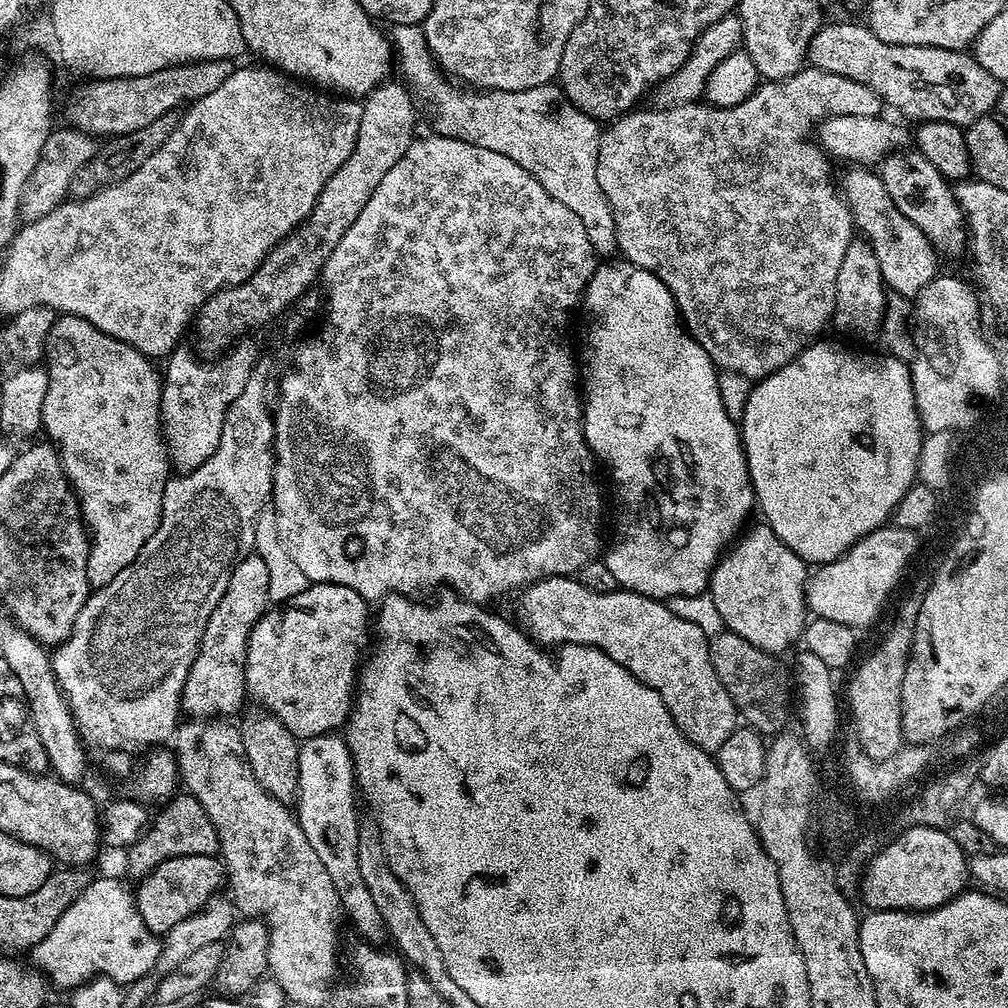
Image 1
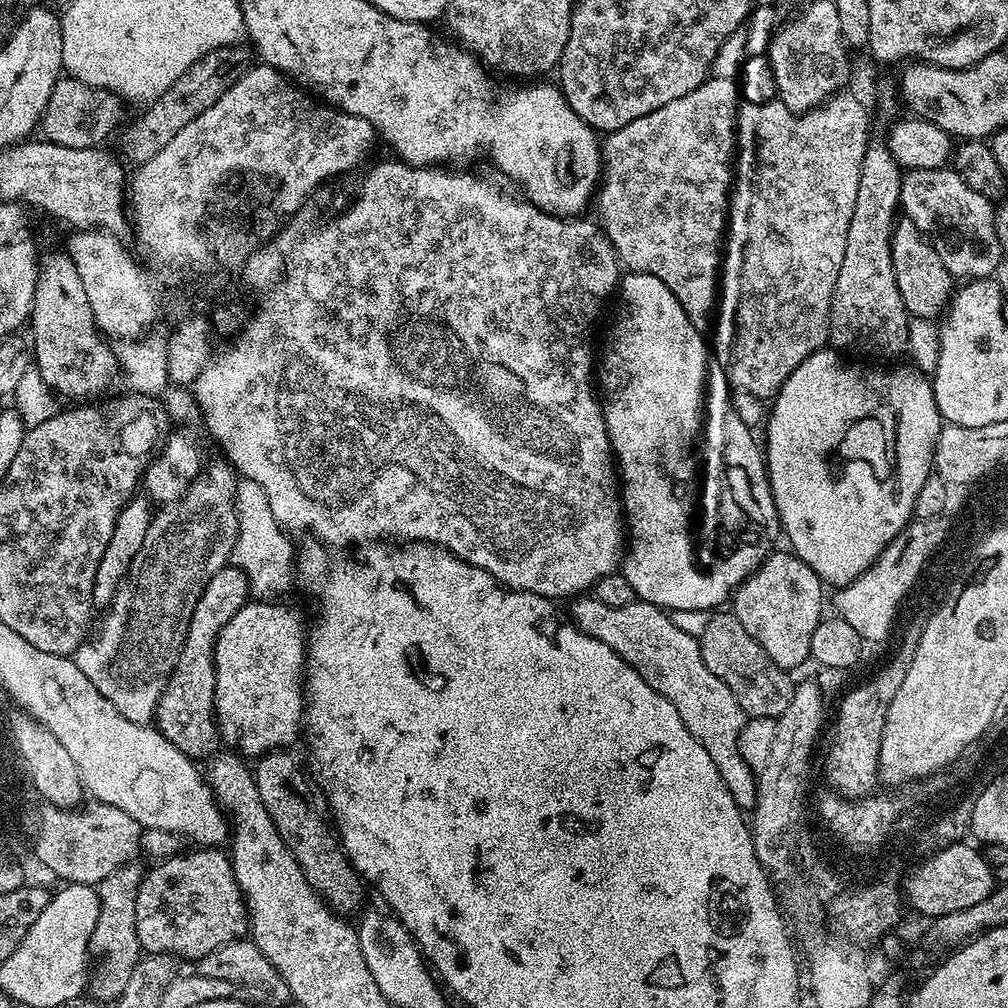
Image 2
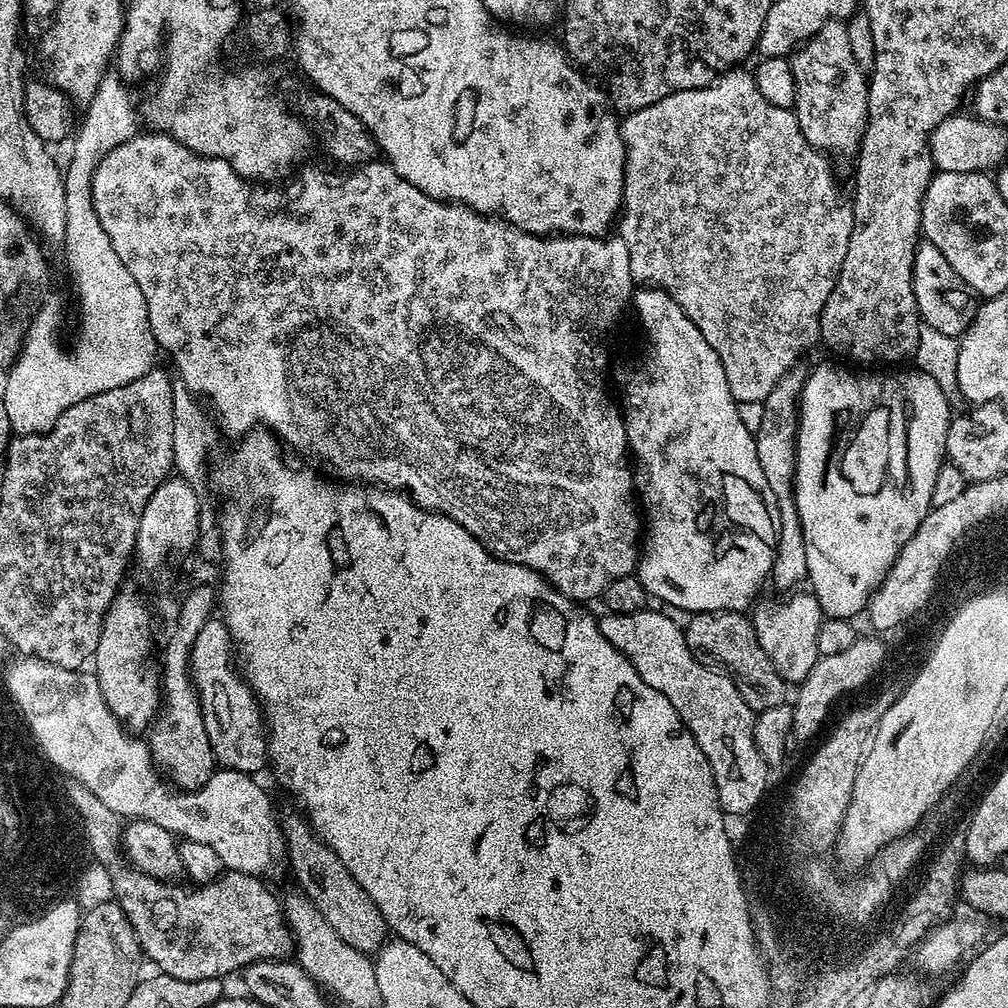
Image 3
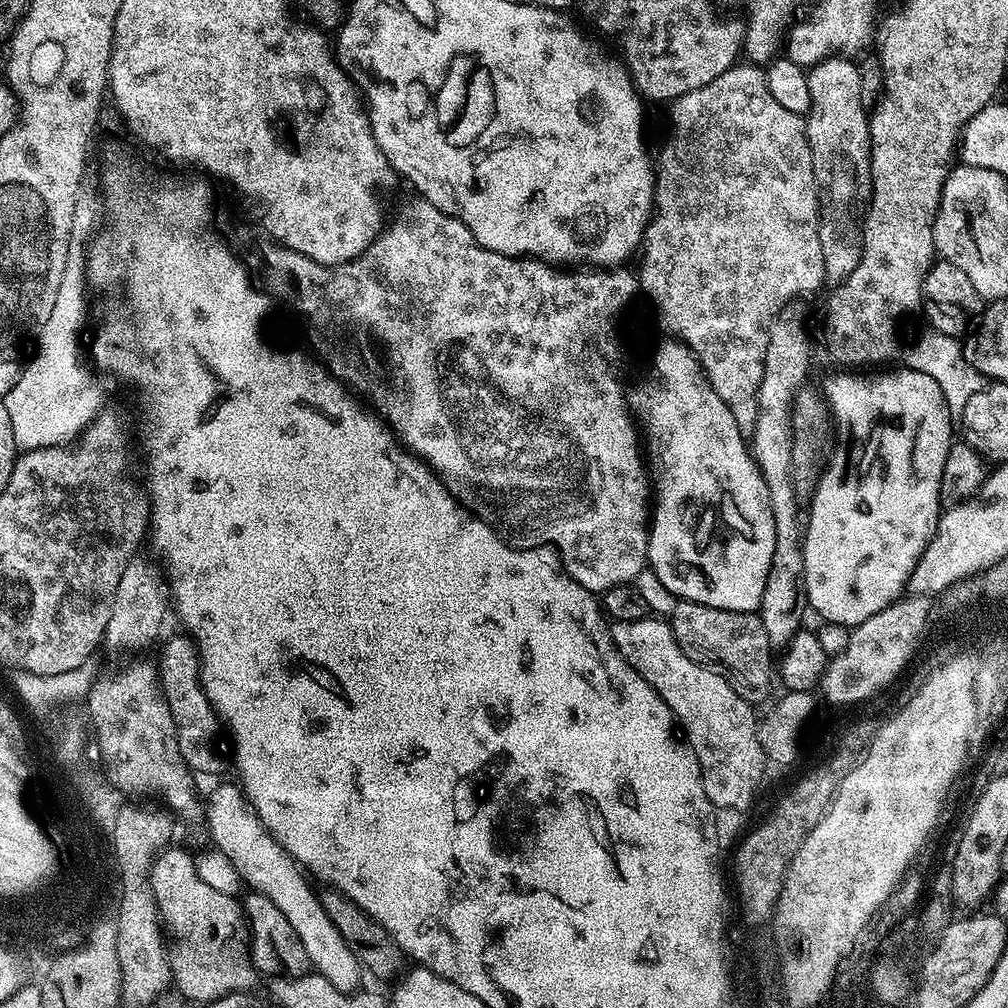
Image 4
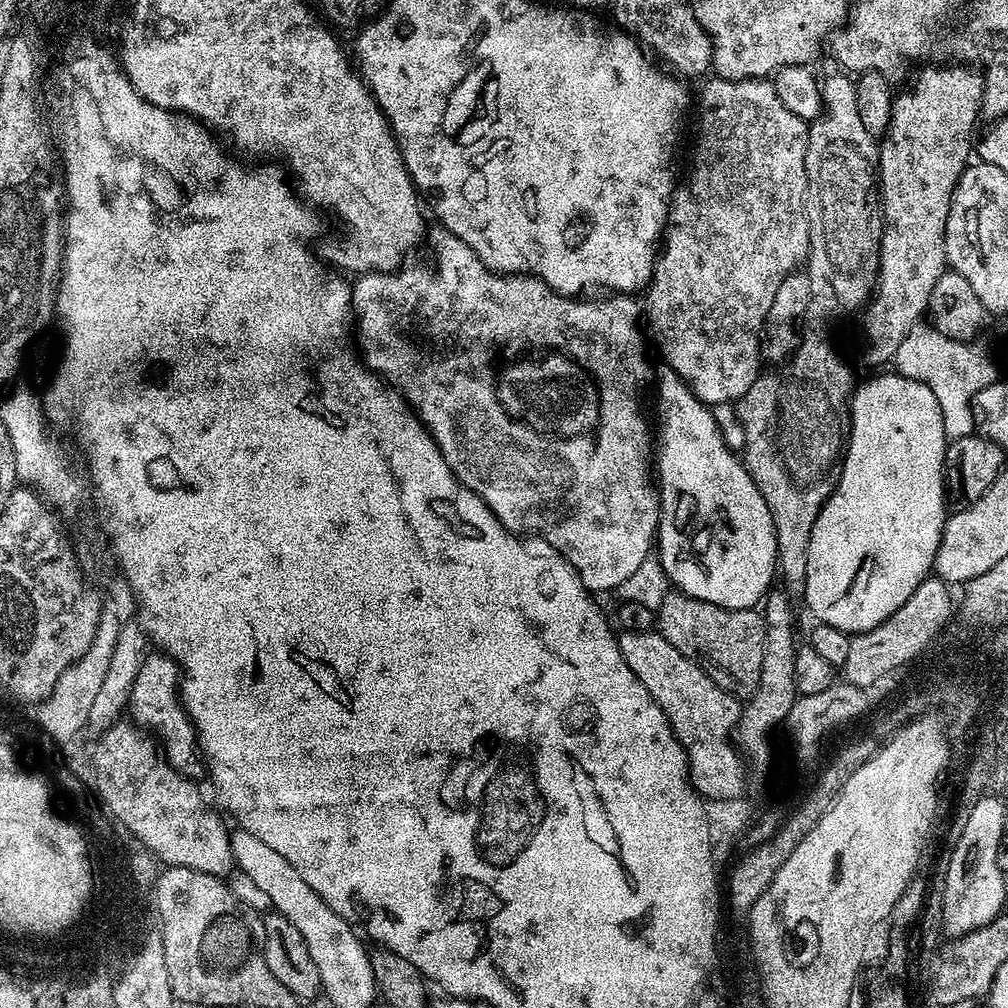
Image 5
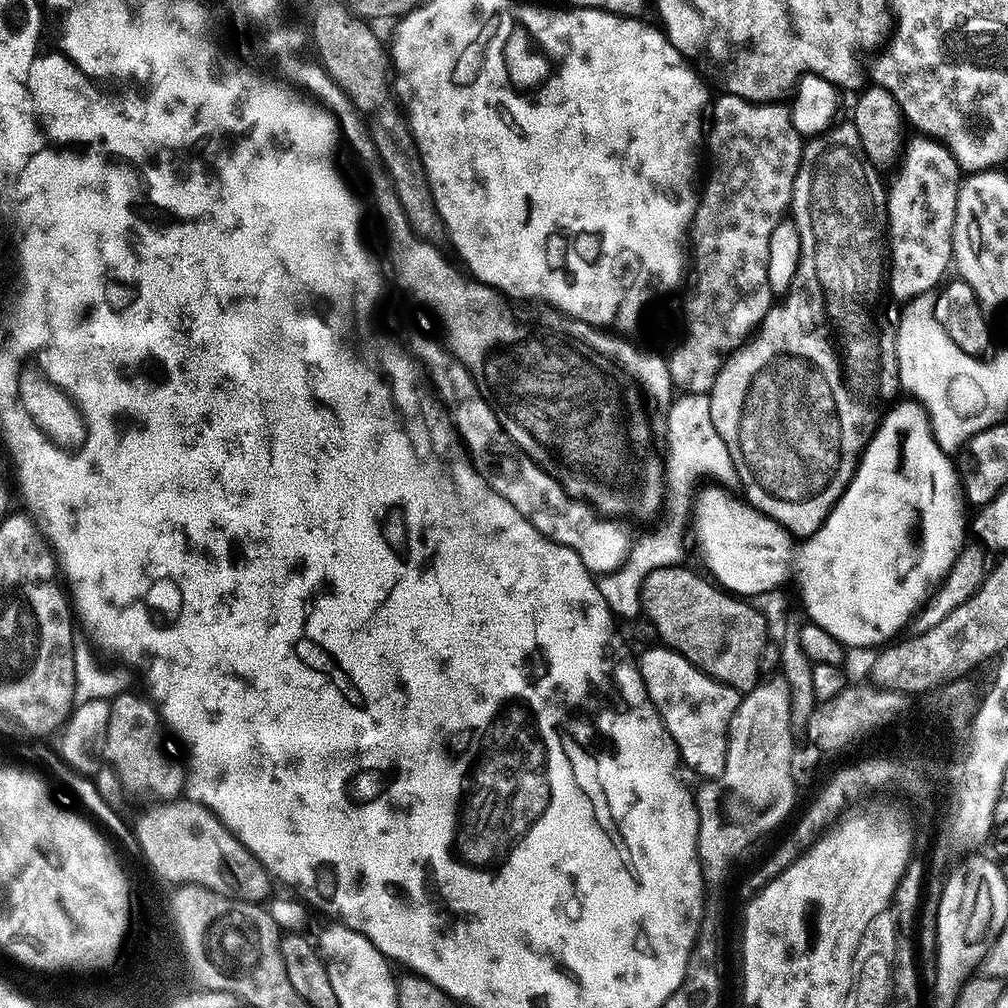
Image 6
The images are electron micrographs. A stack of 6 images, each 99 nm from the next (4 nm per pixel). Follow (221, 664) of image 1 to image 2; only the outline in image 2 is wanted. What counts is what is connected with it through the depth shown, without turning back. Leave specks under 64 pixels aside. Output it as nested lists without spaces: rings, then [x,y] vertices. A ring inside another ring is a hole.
[[[226,566],[210,578],[198,606],[194,606],[186,642],[170,682],[156,704],[154,724],[162,735],[172,738],[177,735],[175,732],[200,732],[200,752],[204,758],[211,757],[221,743],[216,723],[216,636],[249,600],[249,575],[243,569]]]

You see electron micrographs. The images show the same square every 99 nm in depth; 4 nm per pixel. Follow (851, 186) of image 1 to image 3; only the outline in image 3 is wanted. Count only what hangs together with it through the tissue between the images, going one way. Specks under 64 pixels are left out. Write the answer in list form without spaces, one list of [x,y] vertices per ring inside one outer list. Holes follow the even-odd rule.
[[[927,242],[916,245],[912,281],[921,321],[942,334],[950,334],[957,338],[963,336],[972,325],[972,319],[976,317],[978,300],[968,284],[962,282],[962,278],[958,278],[954,266],[946,262],[946,257],[942,255],[942,250],[938,250],[938,246]]]

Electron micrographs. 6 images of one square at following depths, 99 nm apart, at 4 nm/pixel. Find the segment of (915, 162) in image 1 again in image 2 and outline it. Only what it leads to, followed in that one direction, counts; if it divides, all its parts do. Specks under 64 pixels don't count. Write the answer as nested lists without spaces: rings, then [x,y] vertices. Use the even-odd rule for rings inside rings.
[[[951,167],[943,168],[913,168],[903,173],[904,181],[900,191],[900,205],[907,219],[912,220],[918,226],[918,230],[927,236],[934,246],[938,258],[950,270],[954,278],[967,278],[968,280],[984,280],[993,275],[992,271],[1000,264],[1002,253],[1000,239],[996,233],[996,208],[993,201],[984,197],[978,190],[970,190],[966,182]]]

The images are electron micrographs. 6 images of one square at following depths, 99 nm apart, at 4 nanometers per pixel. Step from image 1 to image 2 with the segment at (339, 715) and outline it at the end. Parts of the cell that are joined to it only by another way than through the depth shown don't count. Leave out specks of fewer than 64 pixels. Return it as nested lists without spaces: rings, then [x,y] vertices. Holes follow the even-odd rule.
[[[249,602],[226,622],[219,635],[216,636],[216,723],[220,730],[220,739],[229,749],[235,750],[241,757],[259,758],[267,752],[287,749],[296,739],[301,739],[304,722],[304,678],[306,675],[306,623],[292,608],[282,602]]]

